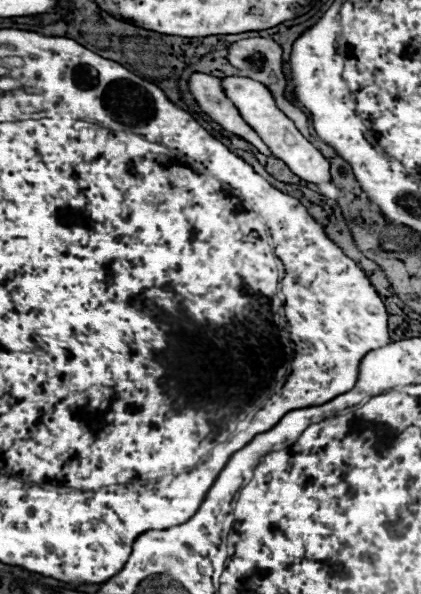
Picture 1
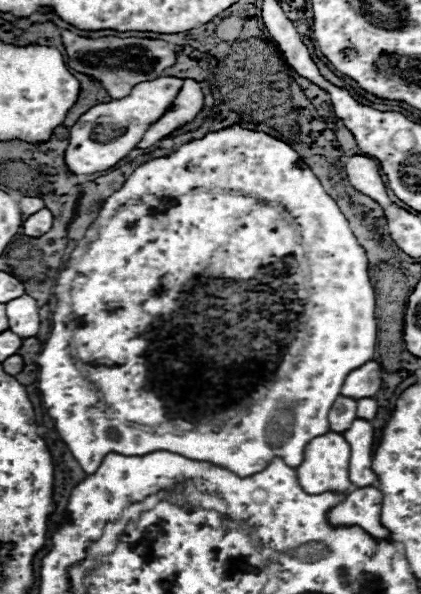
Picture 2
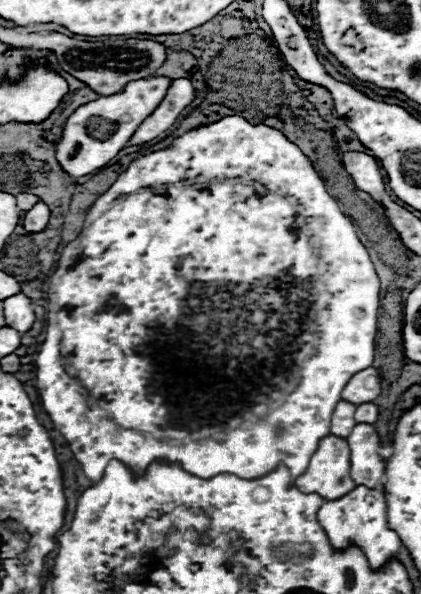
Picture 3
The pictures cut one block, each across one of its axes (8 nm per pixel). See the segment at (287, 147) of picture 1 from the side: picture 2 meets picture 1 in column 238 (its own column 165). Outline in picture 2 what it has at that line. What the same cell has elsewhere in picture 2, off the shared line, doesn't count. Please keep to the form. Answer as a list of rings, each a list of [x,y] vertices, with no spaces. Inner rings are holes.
[[[162,76],[152,82],[142,82],[134,86],[130,96],[126,98],[90,108],[72,126],[70,144],[66,150],[66,166],[74,174],[94,174],[94,172],[104,172],[116,166],[122,158],[130,154],[130,150],[138,146],[144,132],[172,106],[172,100],[176,100],[176,94],[180,92],[182,84],[184,80],[180,78]]]

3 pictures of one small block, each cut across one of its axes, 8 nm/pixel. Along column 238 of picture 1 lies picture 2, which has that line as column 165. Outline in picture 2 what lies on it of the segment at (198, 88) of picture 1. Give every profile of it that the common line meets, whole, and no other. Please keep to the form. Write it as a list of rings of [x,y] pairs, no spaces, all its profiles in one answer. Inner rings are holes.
[[[186,78],[184,88],[176,96],[170,112],[166,112],[142,138],[138,148],[150,148],[158,140],[170,136],[174,130],[182,128],[184,124],[196,120],[196,116],[204,110],[204,94],[196,80]]]

